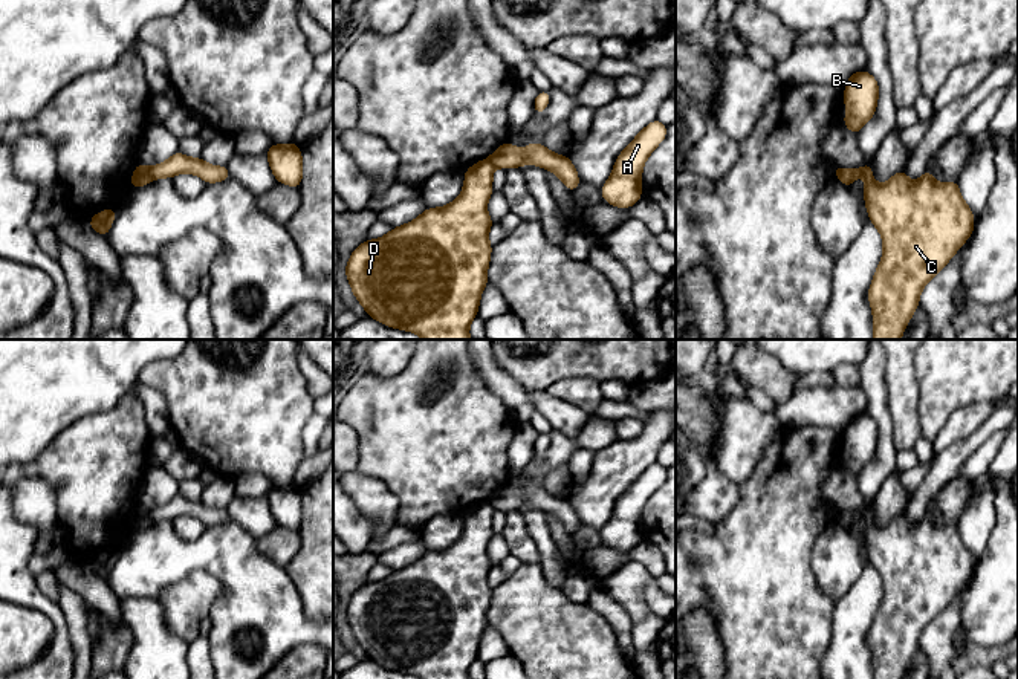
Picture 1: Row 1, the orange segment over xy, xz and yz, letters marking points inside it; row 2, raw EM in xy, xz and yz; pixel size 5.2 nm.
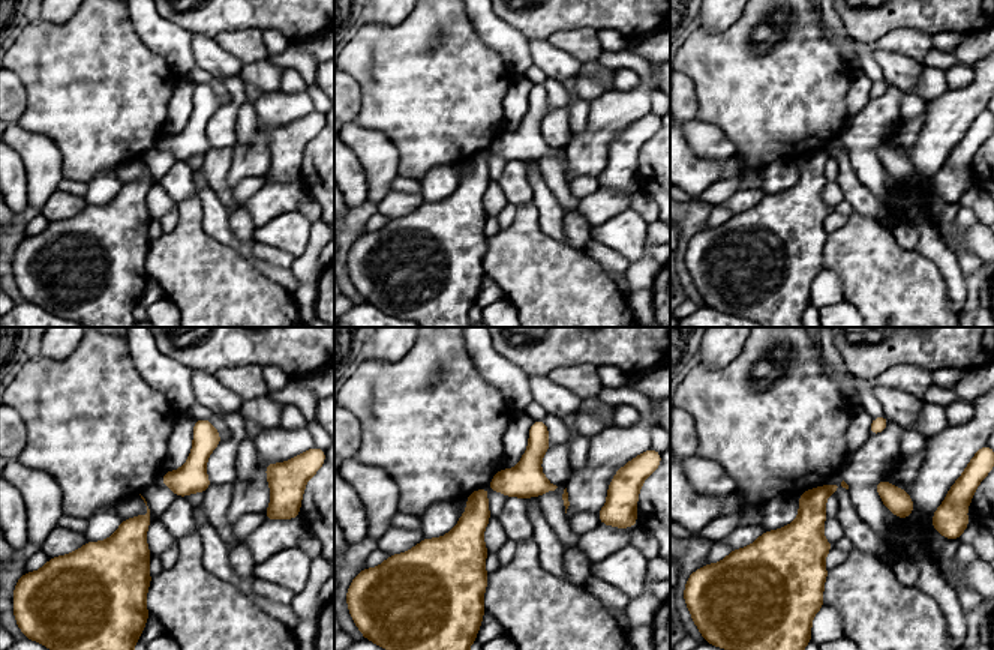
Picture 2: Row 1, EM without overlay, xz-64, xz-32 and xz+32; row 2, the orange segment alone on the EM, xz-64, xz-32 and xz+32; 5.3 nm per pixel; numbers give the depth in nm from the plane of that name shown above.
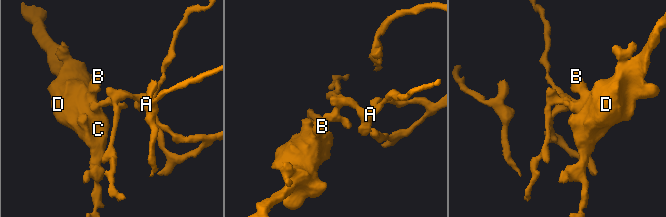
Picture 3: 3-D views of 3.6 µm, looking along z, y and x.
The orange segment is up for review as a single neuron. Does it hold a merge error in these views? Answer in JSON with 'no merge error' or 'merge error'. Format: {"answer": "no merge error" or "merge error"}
{"answer": "merge error"}

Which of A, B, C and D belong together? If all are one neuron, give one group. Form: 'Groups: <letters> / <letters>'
Groups: A / B C D

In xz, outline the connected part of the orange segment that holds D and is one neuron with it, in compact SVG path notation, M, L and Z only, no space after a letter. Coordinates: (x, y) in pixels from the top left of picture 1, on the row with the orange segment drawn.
M489 159L465 170L462 194L446 206L426 208L413 222L387 236L365 240L350 255L345 274L356 300L368 317L385 326L408 330L423 340L471 340L468 327L477 317L488 284L492 219L486 211L494 191Z

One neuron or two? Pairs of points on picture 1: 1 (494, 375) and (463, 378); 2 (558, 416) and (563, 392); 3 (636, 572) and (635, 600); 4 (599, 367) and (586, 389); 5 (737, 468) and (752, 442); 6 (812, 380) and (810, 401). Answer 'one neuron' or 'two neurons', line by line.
1: two neurons
2: two neurons
3: one neuron
4: two neurons
5: one neuron
6: two neurons

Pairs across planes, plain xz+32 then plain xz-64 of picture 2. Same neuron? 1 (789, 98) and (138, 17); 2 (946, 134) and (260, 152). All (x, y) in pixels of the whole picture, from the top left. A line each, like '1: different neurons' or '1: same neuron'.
1: different neurons
2: same neuron

